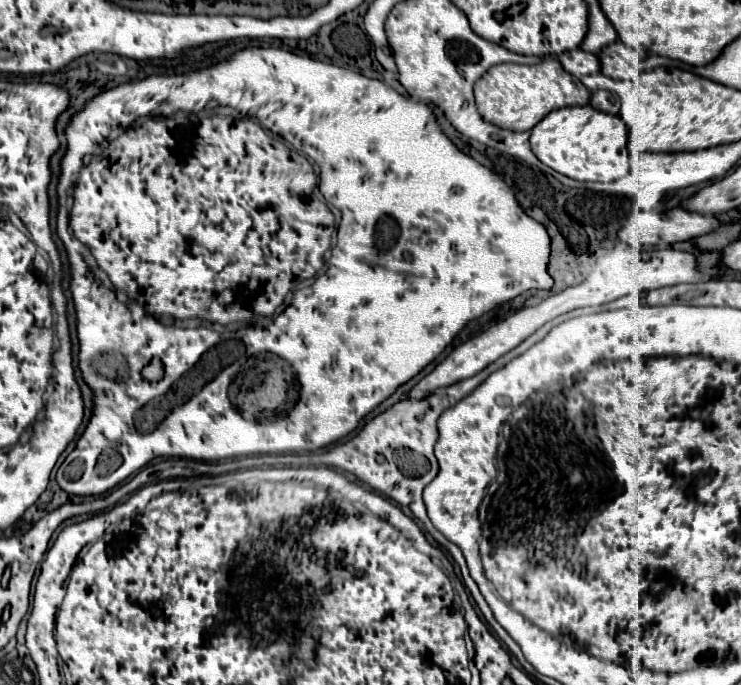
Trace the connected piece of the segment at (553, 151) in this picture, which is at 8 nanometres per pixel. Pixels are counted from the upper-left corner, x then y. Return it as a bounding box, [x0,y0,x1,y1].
[530,105,628,183]

